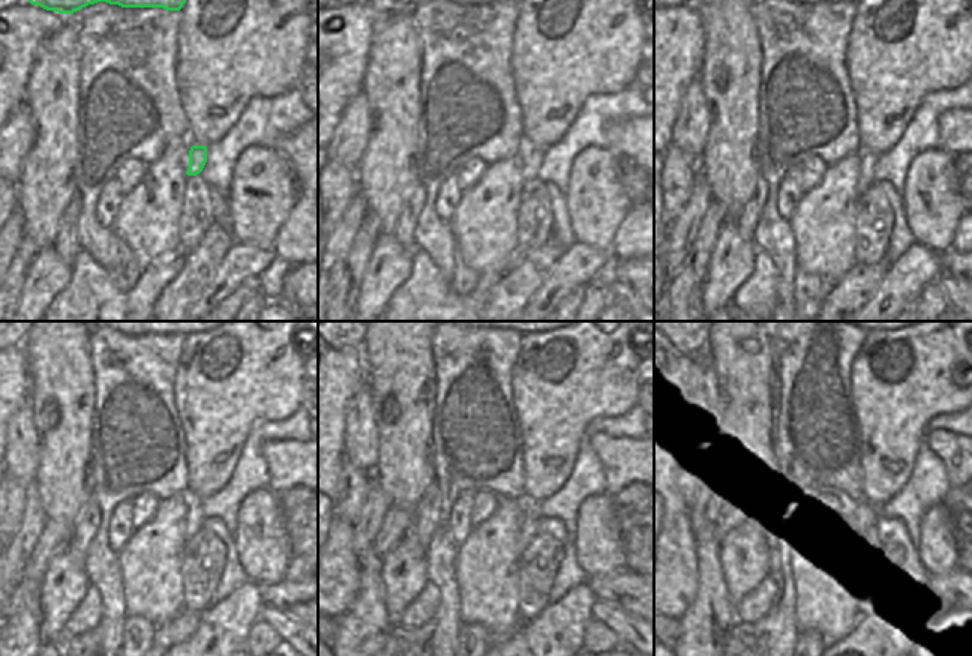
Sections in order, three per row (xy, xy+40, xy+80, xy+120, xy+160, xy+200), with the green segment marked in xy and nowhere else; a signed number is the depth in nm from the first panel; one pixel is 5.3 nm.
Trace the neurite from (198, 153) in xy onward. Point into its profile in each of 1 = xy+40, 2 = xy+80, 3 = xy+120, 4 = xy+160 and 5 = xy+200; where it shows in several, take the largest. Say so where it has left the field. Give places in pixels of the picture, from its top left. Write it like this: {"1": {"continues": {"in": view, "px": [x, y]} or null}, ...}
{"1": {"continues": {"in": "xy+40", "px": [533, 155]}}, "2": {"continues": {"in": "xy+80", "px": [866, 179]}}, "3": {"continues": {"in": "xy+120", "px": [194, 514]}}, "4": {"continues": {"in": "xy+160", "px": [528, 524]}}, "5": {"continues": {"in": "xy+200", "px": [863, 529]}}}

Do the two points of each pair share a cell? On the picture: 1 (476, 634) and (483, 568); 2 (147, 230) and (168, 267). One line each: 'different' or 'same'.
1: different
2: different

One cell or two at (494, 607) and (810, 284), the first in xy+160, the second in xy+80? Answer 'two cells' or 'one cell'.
two cells

